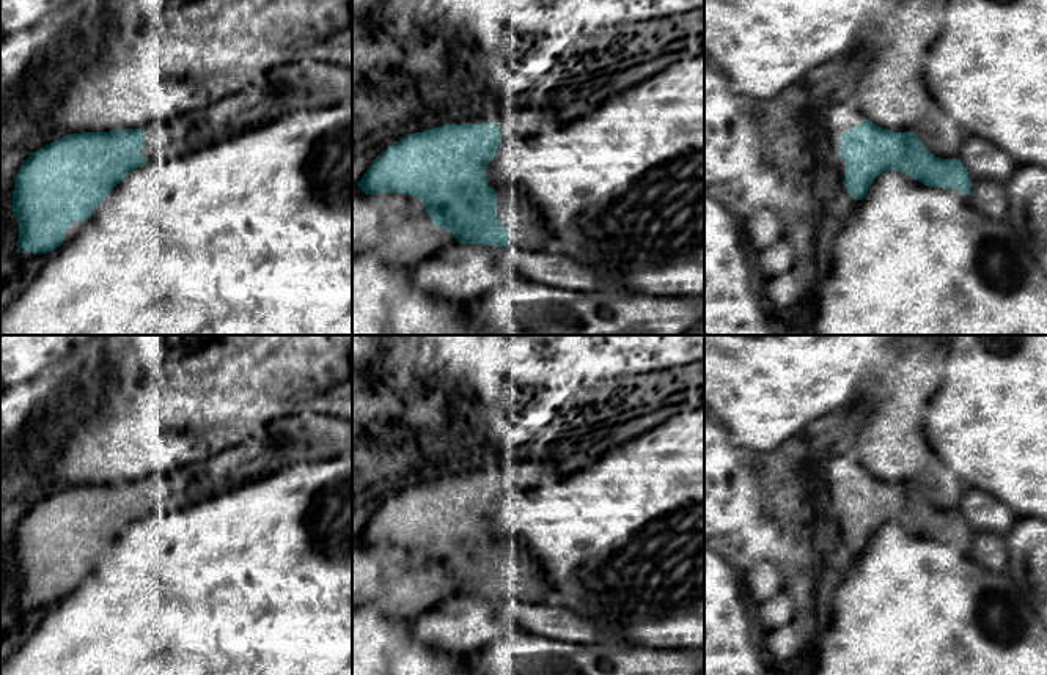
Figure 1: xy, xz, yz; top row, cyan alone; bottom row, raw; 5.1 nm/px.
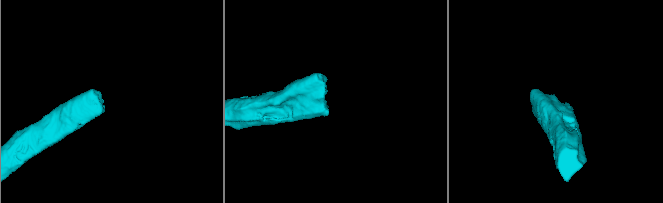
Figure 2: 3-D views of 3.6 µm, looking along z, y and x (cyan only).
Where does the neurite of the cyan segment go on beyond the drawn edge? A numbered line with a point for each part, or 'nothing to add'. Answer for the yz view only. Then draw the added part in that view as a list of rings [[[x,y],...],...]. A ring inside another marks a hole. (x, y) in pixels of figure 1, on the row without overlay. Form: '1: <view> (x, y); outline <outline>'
nothing to add

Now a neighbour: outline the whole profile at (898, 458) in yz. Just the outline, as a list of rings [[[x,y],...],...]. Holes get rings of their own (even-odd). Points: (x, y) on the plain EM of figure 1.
[[[909,423],[901,436],[882,439],[876,448],[874,475],[884,481],[917,477],[928,464],[931,448],[918,425]]]

